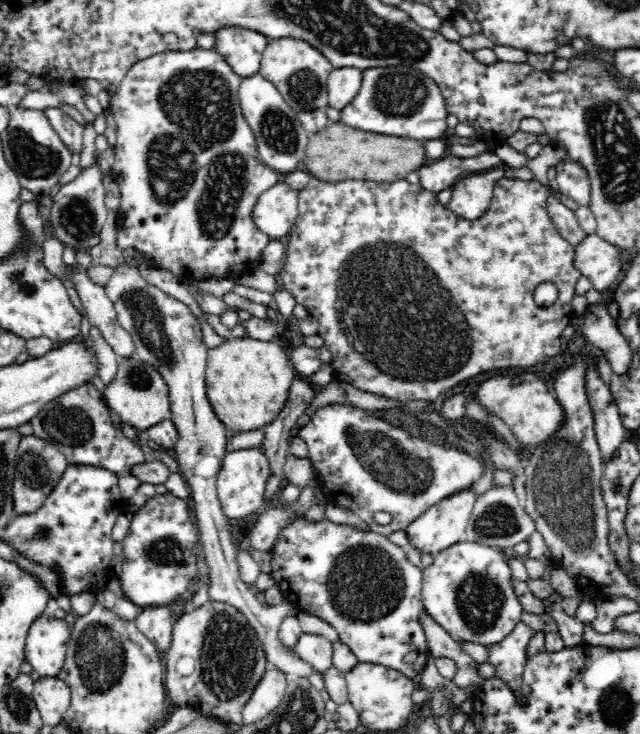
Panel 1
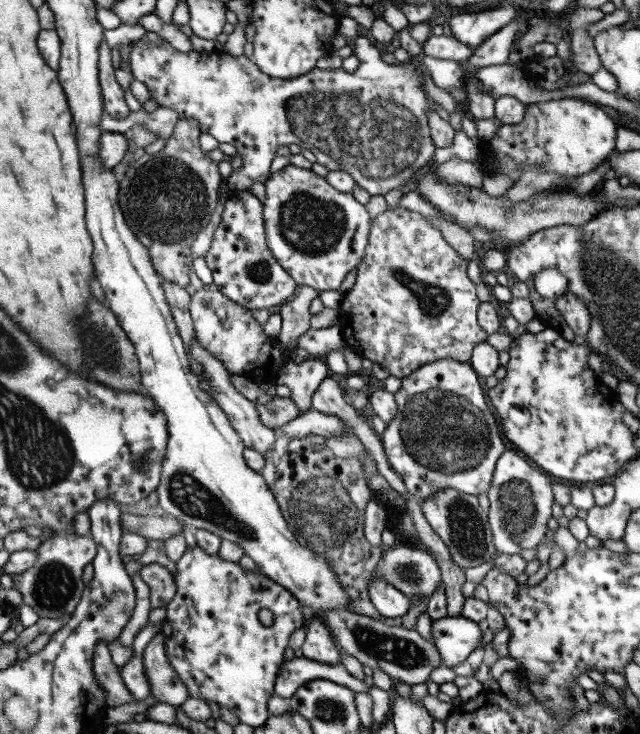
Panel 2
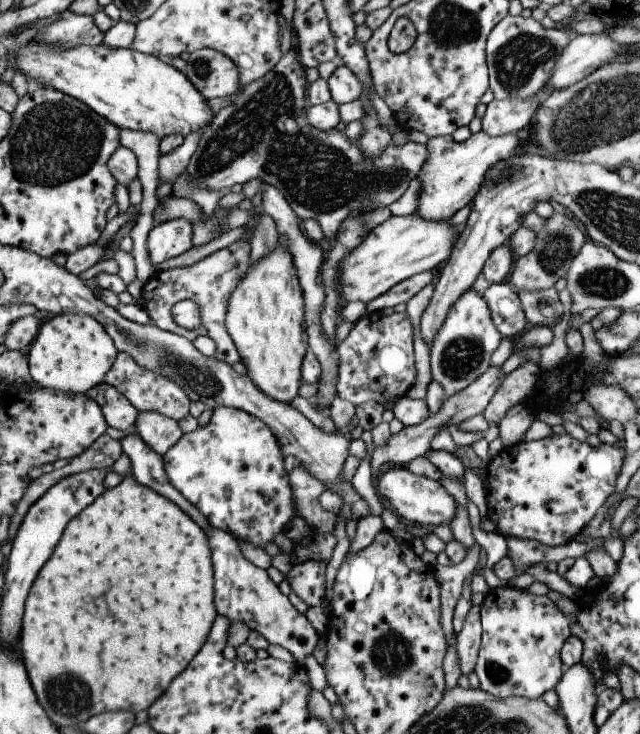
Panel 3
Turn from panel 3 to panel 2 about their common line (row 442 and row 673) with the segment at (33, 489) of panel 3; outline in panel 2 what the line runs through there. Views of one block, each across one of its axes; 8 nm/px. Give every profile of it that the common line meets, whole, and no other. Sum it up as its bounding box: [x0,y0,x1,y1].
[92,642,138,707]

